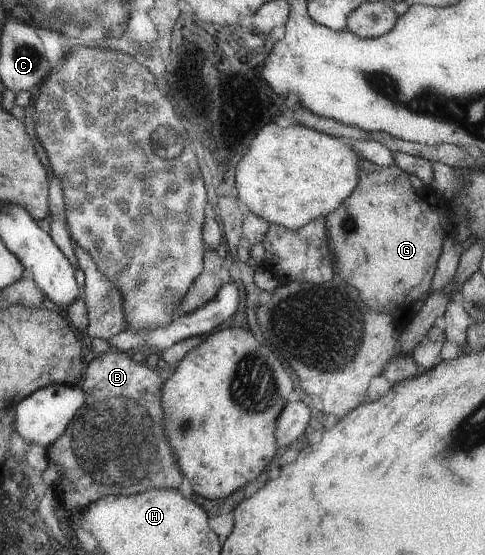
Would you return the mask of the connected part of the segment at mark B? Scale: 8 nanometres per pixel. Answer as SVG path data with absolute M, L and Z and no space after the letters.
M111 349L91 362L82 384L87 397L86 403L69 429L65 430L65 434L47 448L49 464L57 463L63 469L61 480L54 490L55 496L68 513L78 512L105 495L134 495L151 489L176 491L182 484L182 472L162 430L164 412L160 408L160 390L163 390L163 385L165 383L154 369L135 364L130 356L121 351Z

